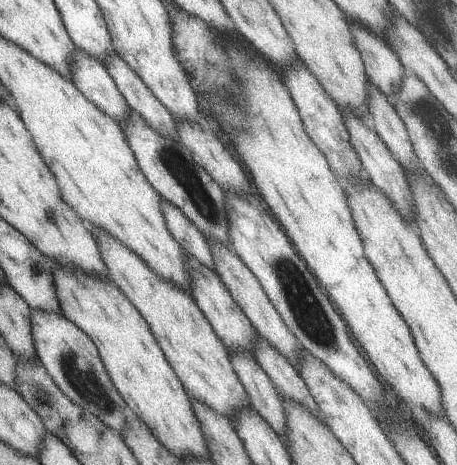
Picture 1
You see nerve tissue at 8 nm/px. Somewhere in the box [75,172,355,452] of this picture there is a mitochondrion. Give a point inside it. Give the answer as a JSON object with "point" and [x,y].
{"point":[309,316]}

